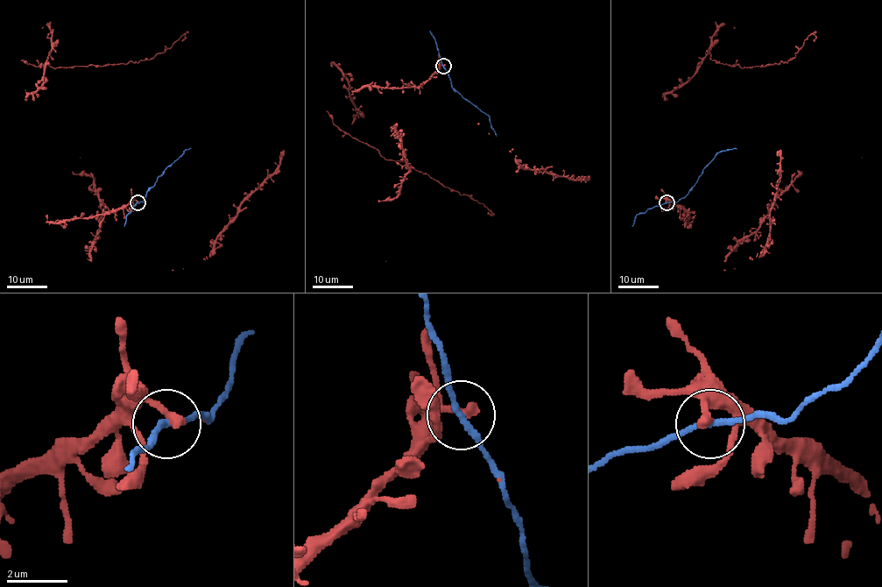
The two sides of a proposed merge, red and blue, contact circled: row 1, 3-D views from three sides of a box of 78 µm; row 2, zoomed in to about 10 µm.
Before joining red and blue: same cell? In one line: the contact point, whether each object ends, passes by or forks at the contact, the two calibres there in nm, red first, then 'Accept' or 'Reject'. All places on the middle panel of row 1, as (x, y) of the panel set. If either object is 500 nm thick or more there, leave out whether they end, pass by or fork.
Place: (443, 66). At the ring red ends. At the ring blue passes by. Thickness 320 nm (red) against 200 nm. Accept

